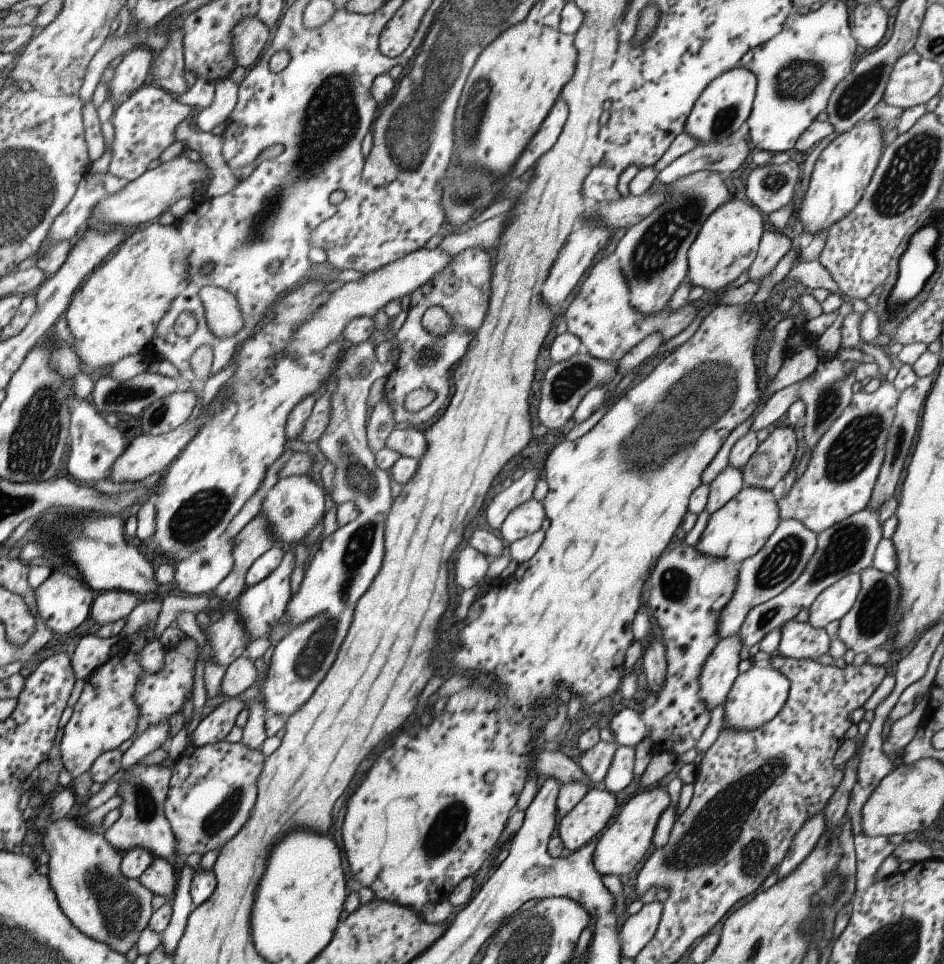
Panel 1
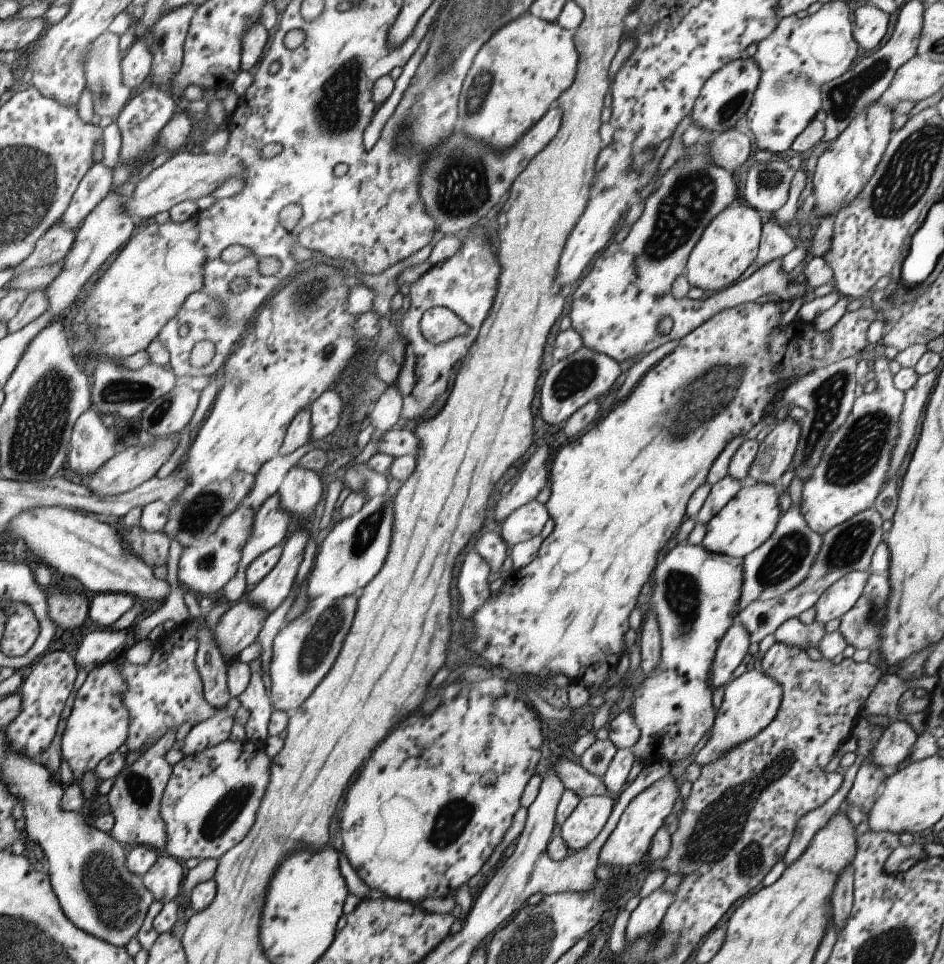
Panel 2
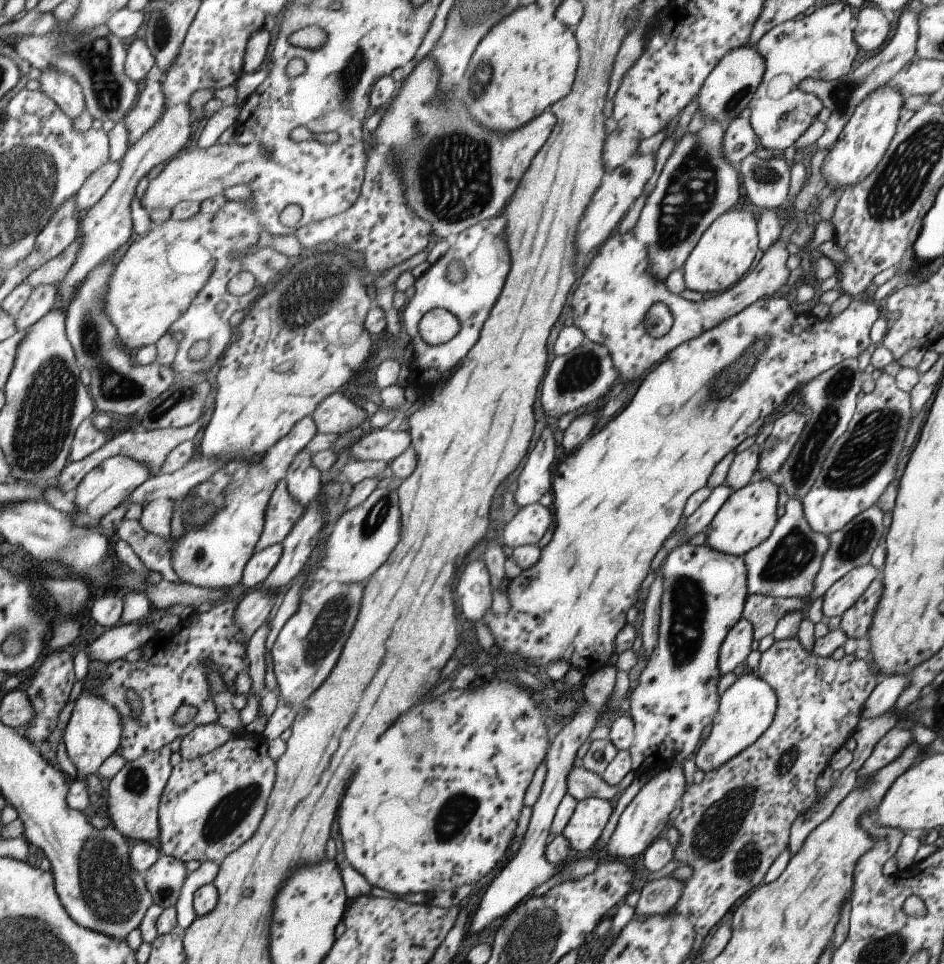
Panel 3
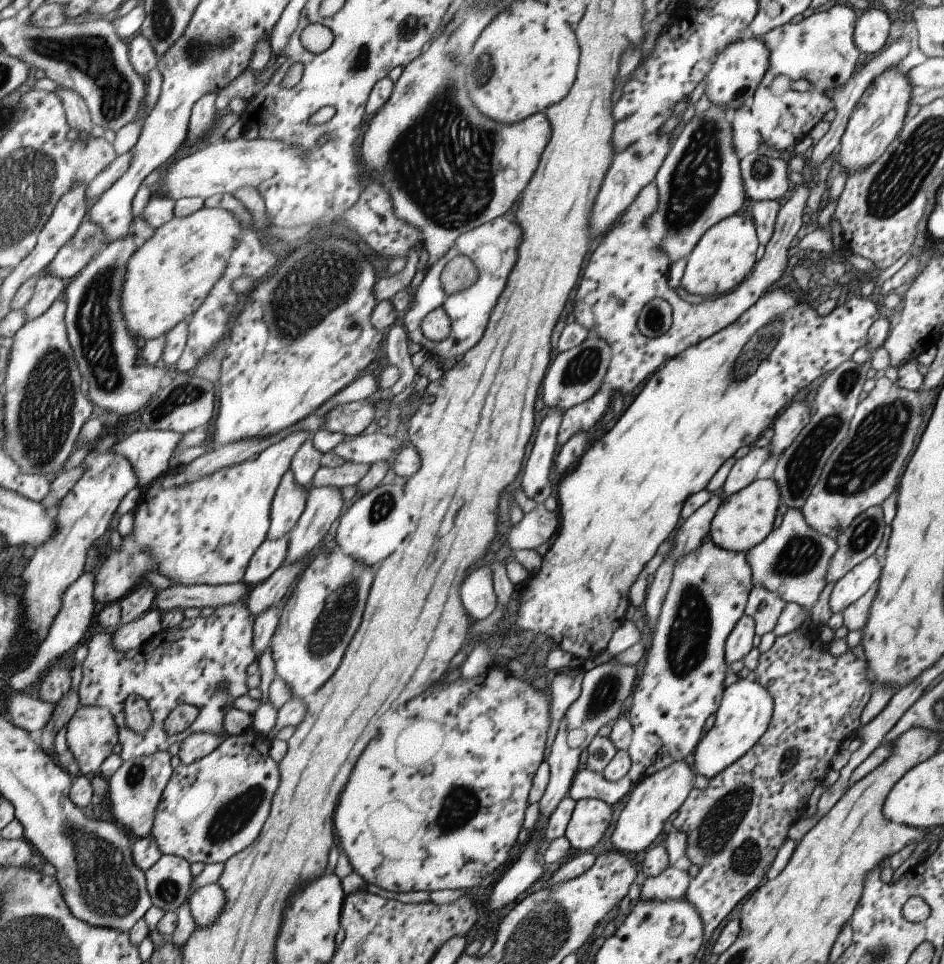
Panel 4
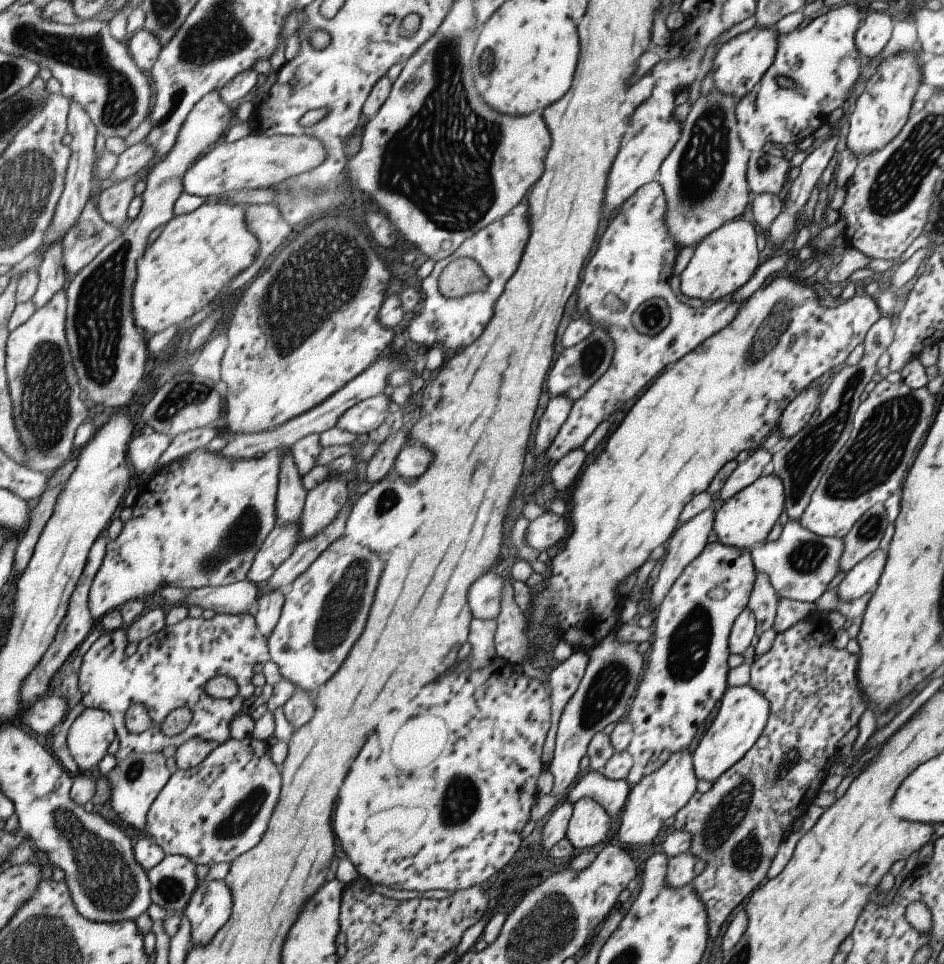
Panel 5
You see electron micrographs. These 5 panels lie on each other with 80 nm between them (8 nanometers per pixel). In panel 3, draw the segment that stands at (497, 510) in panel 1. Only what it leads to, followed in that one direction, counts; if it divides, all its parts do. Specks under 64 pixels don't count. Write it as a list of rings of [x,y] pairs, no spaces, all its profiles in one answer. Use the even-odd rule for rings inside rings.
[[[545,426],[533,444],[533,448],[527,452],[525,464],[517,476],[517,492],[515,492],[514,504],[517,508],[538,503],[539,498],[550,491],[551,466],[555,462],[555,442],[553,430]]]

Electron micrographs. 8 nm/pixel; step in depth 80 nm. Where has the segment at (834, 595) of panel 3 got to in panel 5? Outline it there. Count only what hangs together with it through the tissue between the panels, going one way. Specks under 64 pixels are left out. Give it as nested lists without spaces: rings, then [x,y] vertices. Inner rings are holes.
[[[877,548],[850,568],[835,587],[837,602],[850,601],[872,592],[883,570],[885,559],[885,552]]]

